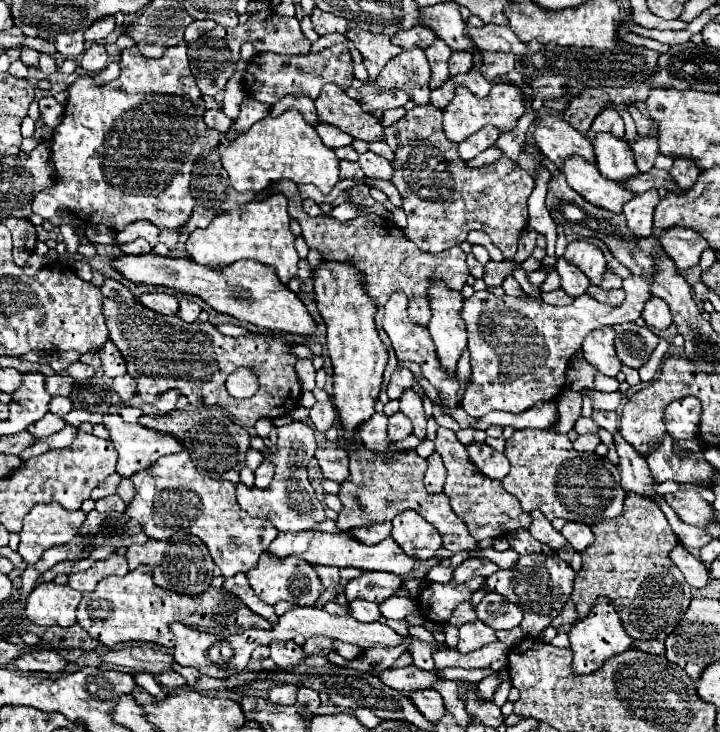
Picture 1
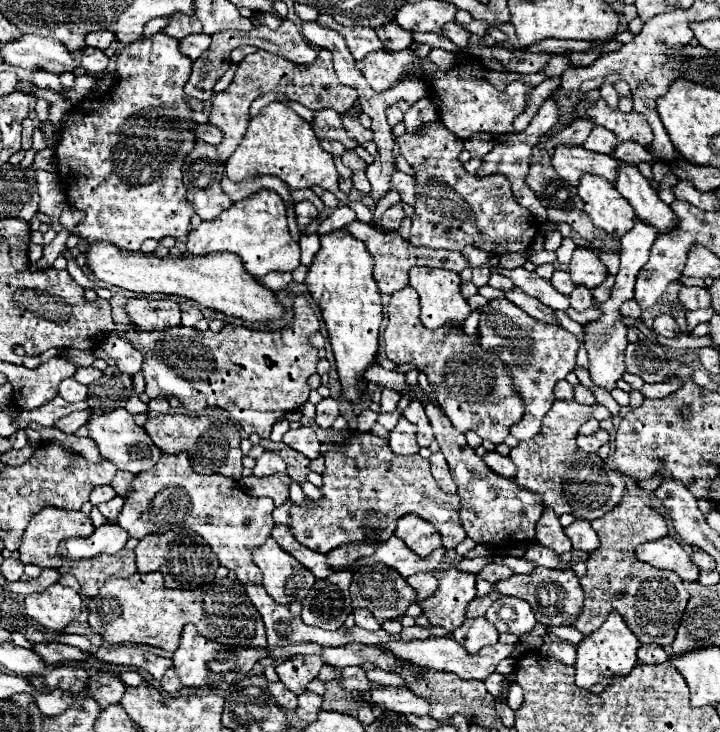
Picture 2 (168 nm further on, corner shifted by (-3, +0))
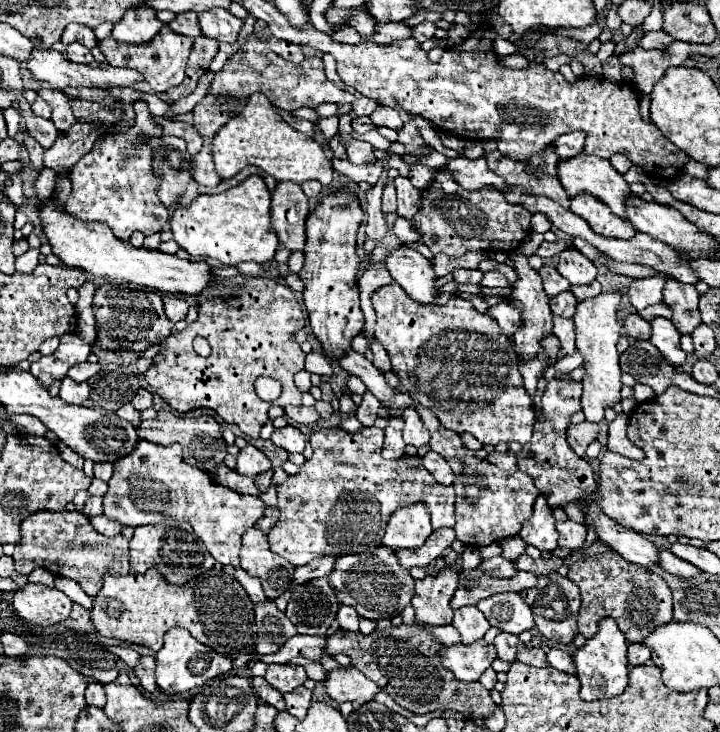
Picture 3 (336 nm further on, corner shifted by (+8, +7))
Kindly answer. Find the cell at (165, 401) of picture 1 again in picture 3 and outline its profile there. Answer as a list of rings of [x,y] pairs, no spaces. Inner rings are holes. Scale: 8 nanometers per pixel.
[[[139,389],[139,391],[137,391],[137,395],[133,397],[131,405],[133,405],[137,411],[145,411],[147,407],[151,407],[151,405],[153,405],[153,395],[151,395],[147,389]]]

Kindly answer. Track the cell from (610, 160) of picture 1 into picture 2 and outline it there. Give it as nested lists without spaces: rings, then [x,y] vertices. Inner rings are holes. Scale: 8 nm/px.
[[[618,160],[618,174],[614,186],[632,204],[640,220],[648,220],[648,224],[656,224],[660,232],[664,232],[664,228],[672,222],[670,206],[658,198],[658,192],[652,188],[652,184],[642,176],[642,172],[634,164]]]

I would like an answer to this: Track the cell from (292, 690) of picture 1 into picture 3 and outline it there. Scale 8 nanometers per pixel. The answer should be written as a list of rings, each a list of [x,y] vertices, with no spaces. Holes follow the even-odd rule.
[[[253,677],[253,687],[255,687],[257,695],[259,695],[265,703],[273,705],[277,711],[283,711],[283,709],[285,709],[283,695],[277,693],[277,689],[273,689],[273,687],[263,679],[263,677]]]

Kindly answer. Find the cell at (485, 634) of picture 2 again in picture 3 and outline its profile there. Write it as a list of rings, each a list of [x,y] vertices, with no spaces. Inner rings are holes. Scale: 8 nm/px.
[[[461,607],[455,611],[453,627],[459,631],[463,643],[475,643],[483,639],[491,625],[477,607]]]

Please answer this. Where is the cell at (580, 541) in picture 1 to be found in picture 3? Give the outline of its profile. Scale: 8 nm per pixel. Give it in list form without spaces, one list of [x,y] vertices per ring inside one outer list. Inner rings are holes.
[[[559,521],[557,523],[557,531],[559,531],[559,547],[569,547],[569,549],[579,549],[585,543],[585,535],[587,535],[587,527],[575,521]]]

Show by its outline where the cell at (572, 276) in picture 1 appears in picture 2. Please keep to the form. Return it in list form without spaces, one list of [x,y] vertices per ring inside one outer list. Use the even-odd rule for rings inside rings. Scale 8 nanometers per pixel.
[[[576,286],[574,292],[570,294],[570,306],[578,312],[590,308],[592,306],[592,290],[586,286]]]

